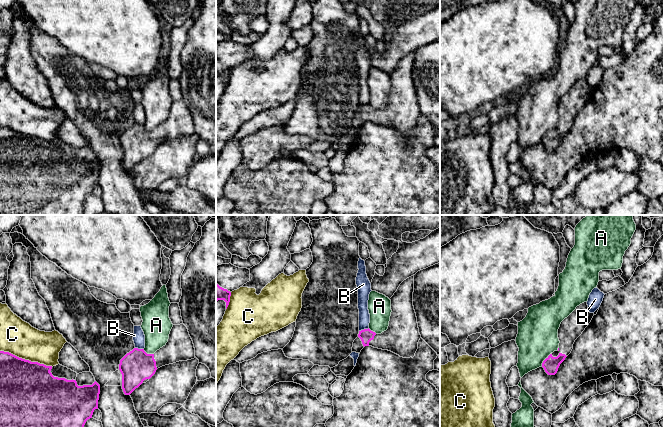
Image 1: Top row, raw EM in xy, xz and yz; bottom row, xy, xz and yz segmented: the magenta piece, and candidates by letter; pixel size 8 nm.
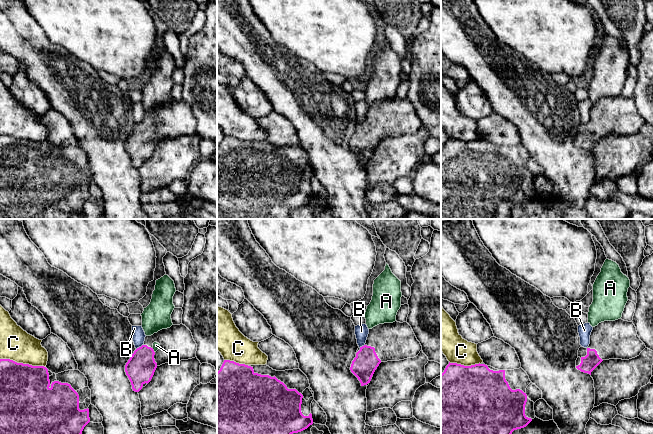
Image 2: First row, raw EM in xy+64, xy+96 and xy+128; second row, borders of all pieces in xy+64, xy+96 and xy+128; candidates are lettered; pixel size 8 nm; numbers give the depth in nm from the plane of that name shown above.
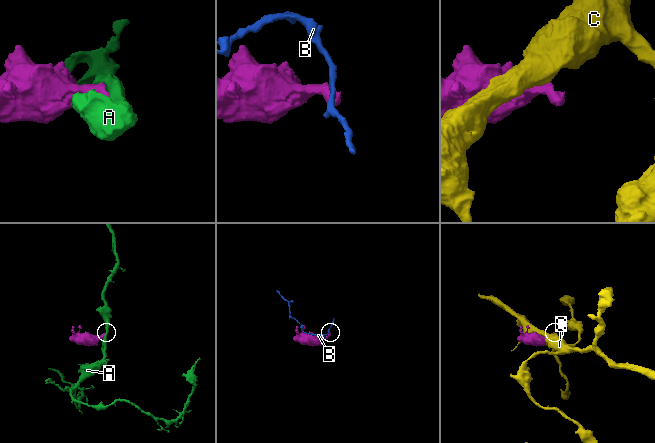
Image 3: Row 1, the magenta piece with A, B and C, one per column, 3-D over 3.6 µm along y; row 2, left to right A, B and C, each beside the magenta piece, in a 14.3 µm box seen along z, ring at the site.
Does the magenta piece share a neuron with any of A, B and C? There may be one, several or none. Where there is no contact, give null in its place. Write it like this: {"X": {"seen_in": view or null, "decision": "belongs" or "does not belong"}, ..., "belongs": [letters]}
{"A": {"seen_in": "yz", "decision": "does not belong"}, "B": {"seen_in": "xz", "decision": "does not belong"}, "C": {"seen_in": "xy", "decision": "does not belong"}, "belongs": []}

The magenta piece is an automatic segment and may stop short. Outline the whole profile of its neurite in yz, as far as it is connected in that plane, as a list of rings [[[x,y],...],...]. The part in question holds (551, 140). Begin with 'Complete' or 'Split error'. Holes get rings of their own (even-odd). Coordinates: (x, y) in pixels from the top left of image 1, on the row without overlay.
Split error. [[[584,78],[561,98],[558,105],[559,124],[542,139],[542,143],[548,151],[557,149],[560,140],[571,129],[575,116],[589,101],[593,92],[594,89],[589,88],[587,78]]]

